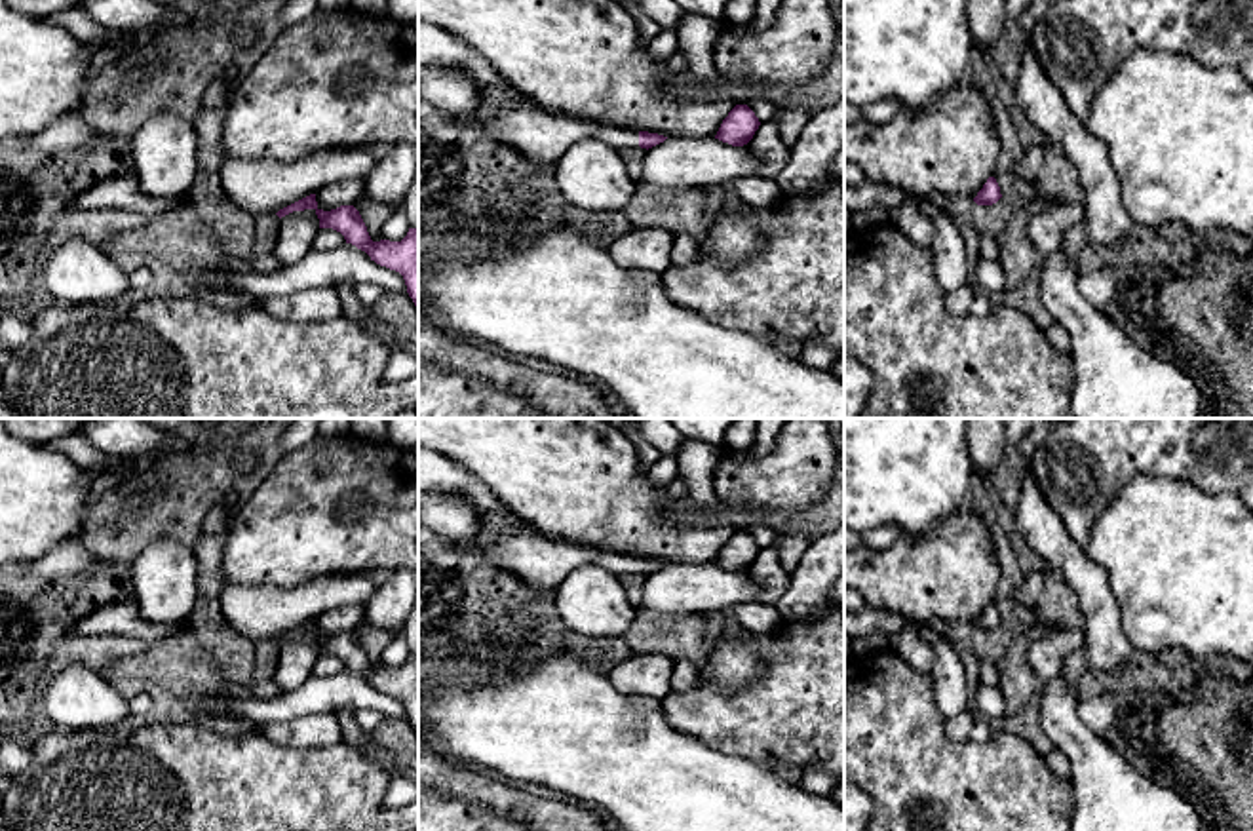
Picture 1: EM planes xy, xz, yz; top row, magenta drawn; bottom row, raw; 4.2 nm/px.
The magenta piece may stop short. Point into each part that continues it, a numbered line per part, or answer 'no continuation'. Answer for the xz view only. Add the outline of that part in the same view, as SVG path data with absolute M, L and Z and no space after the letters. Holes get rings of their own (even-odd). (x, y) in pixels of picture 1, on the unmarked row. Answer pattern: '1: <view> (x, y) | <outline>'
1: xz (539, 561) | M534 531L492 536L481 534L470 542L449 542L472 550L494 567L515 574L525 586L555 591L574 570L588 565L601 567L616 576L639 572L639 557L597 550L574 542L553 540Z

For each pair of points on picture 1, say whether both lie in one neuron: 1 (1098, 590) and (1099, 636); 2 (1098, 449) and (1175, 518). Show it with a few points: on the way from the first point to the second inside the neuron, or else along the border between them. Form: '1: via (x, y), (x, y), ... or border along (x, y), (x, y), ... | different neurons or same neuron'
1: via (1099, 601), (1103, 605), (1101, 624) | same neuron
2: border along (1175, 478), (1136, 474), (1103, 512) | different neurons

